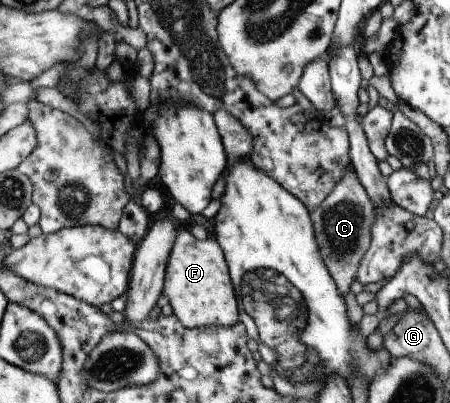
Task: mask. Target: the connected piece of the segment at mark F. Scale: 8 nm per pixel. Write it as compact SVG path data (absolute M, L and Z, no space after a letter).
M176 227L168 266L165 268L164 290L161 294L184 328L229 327L238 321L236 298L226 263L221 248L210 235L205 240L197 240L192 237L190 230Z

